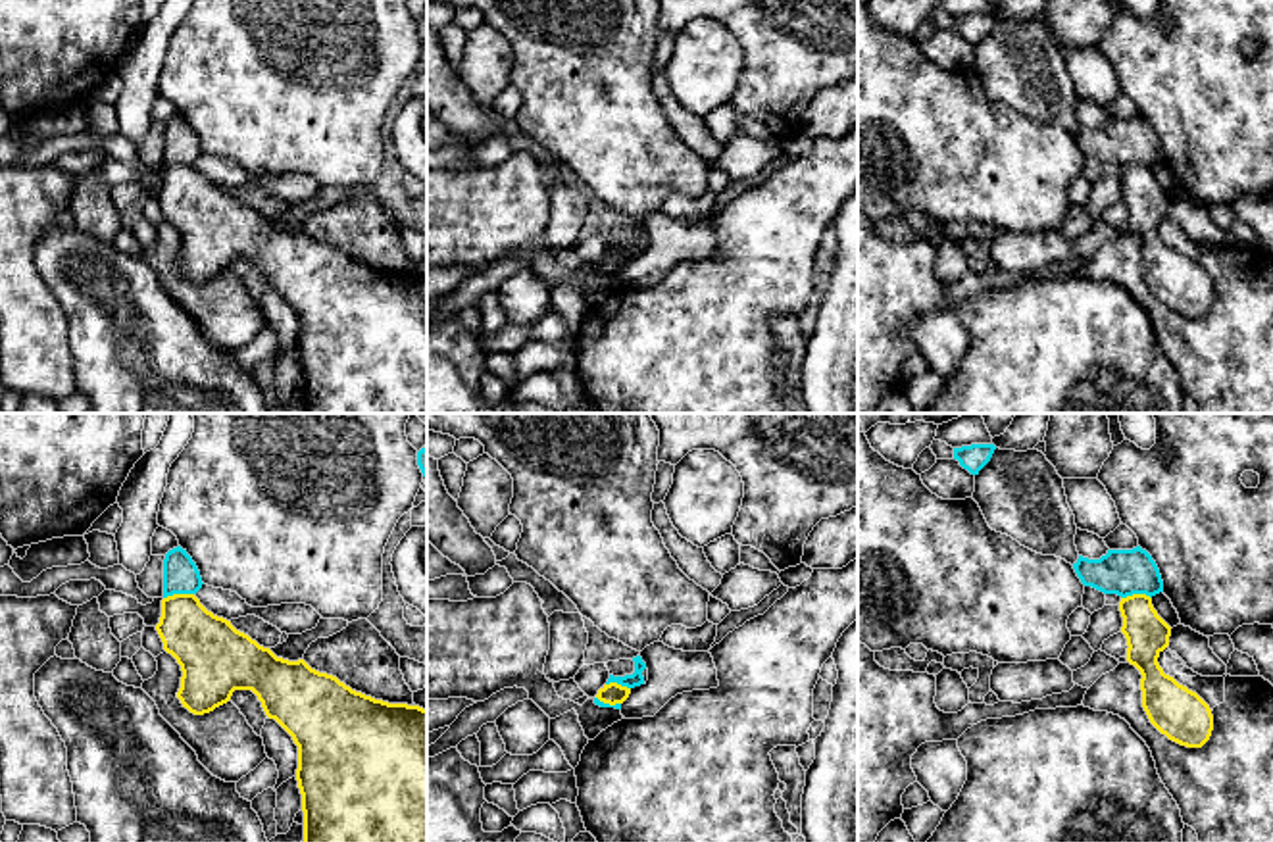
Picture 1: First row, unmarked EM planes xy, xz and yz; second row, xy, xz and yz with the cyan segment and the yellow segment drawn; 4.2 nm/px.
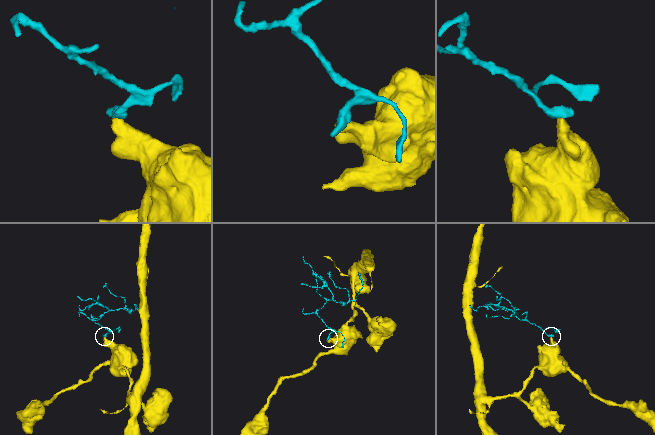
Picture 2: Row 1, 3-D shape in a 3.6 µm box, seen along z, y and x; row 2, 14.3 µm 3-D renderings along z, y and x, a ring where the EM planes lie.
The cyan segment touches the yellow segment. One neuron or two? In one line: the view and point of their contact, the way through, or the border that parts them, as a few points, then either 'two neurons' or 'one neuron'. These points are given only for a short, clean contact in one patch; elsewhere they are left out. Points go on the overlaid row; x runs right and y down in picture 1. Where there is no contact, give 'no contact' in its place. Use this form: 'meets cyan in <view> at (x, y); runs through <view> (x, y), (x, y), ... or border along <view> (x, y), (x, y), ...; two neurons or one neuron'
meets cyan in xy at (177, 593); border along xy (193, 593), (174, 593), (164, 598); two neurons

